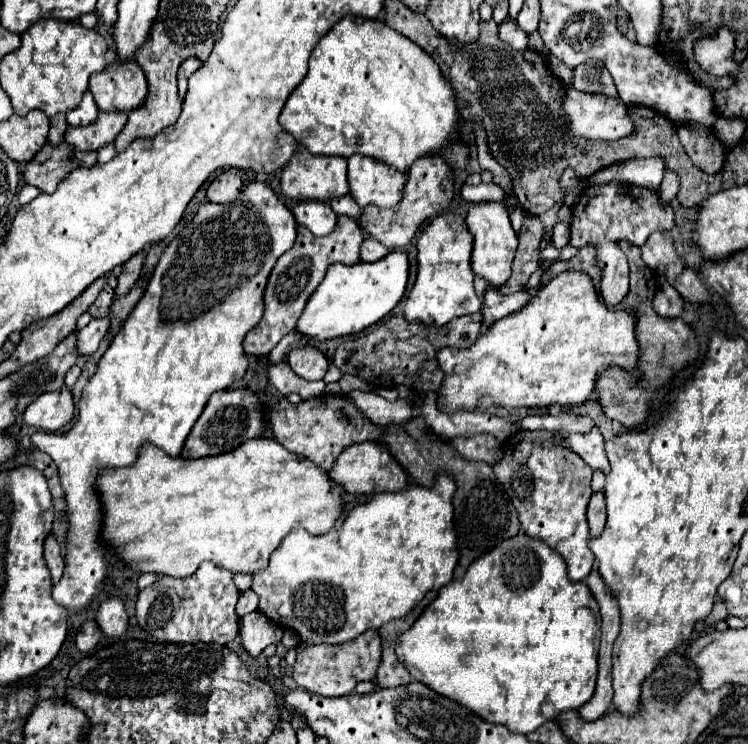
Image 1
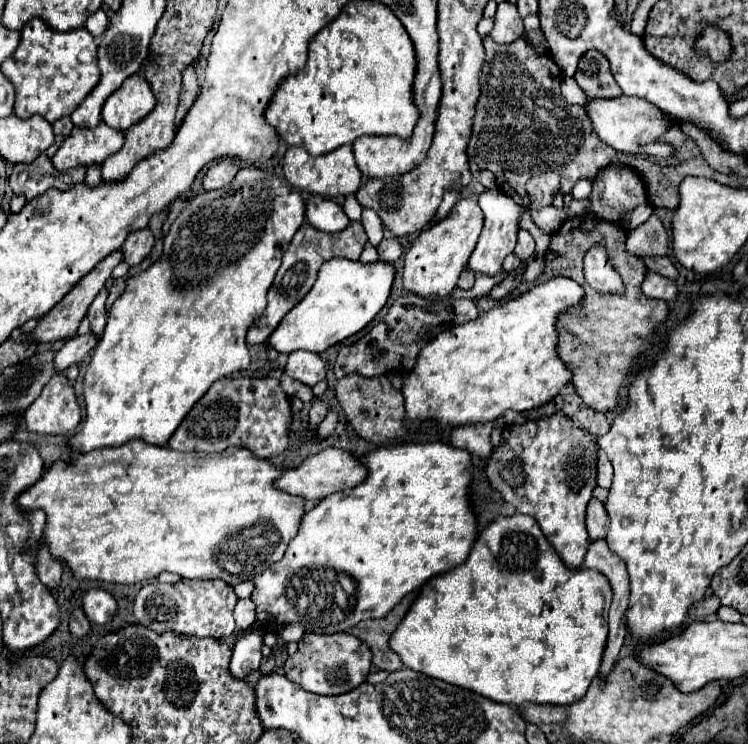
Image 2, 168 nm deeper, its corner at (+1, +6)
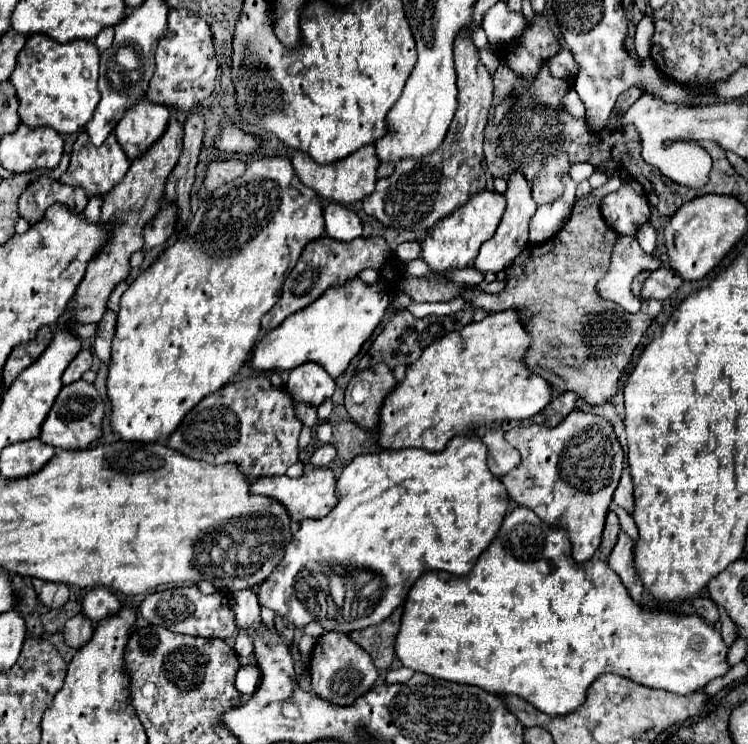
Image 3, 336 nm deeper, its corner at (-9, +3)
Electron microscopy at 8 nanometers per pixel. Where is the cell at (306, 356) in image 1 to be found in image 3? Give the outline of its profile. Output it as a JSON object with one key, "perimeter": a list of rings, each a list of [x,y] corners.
{"perimeter":[[[304,363],[290,371],[286,393],[292,397],[292,401],[302,401],[308,405],[318,407],[324,399],[332,397],[336,389],[334,379],[316,363]]]}

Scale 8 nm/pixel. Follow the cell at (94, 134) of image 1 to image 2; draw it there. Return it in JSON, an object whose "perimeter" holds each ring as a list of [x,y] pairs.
{"perimeter":[[[100,122],[96,128],[74,126],[70,136],[62,142],[52,162],[58,172],[64,172],[74,166],[102,164],[106,156],[120,150],[124,144],[124,132],[112,130],[108,124]]]}

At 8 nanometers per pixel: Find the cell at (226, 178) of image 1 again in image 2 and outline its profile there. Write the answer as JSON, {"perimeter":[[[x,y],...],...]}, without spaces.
{"perimeter":[[[230,160],[212,164],[204,174],[204,190],[218,190],[218,188],[228,186],[232,178],[236,176],[236,172],[238,172],[238,166],[232,164]]]}

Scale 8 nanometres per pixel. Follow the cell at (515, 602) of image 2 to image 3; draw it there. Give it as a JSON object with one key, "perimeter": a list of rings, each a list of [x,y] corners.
{"perimeter":[[[514,507],[504,517],[504,523],[502,523],[496,539],[478,557],[474,569],[468,575],[456,577],[452,573],[446,573],[446,571],[424,573],[414,583],[414,587],[410,589],[410,593],[408,593],[408,597],[404,601],[404,613],[402,613],[402,621],[400,621],[398,631],[400,633],[396,637],[394,649],[396,649],[396,657],[400,659],[400,663],[404,667],[410,667],[410,669],[414,669],[418,673],[426,673],[426,675],[430,675],[434,679],[446,679],[446,681],[454,681],[454,683],[476,685],[476,687],[482,687],[482,689],[486,689],[490,693],[496,693],[496,695],[504,695],[504,693],[520,695],[522,699],[530,701],[530,705],[538,707],[538,711],[550,713],[552,717],[572,713],[576,707],[580,707],[584,703],[584,695],[586,695],[590,683],[598,675],[608,673],[608,671],[612,671],[616,675],[622,675],[622,677],[628,677],[628,679],[632,679],[632,681],[636,681],[640,685],[646,685],[646,687],[652,687],[652,689],[666,689],[666,691],[672,691],[676,695],[688,695],[688,693],[694,693],[698,689],[701,690],[705,684],[714,678],[725,675],[726,671],[730,669],[728,663],[726,663],[728,649],[726,649],[720,633],[714,627],[704,623],[698,615],[680,615],[680,613],[672,613],[672,611],[664,611],[664,609],[640,607],[638,603],[632,601],[632,597],[626,593],[626,587],[622,585],[620,577],[606,565],[604,559],[594,555],[586,563],[576,563],[572,559],[572,555],[570,555],[568,533],[562,531],[562,529],[554,529],[554,527],[546,525],[532,509],[526,509],[526,507]]]}

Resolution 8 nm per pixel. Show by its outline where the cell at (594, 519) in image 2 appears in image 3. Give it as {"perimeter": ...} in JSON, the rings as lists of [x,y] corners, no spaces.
{"perimeter":[[[608,513],[606,517],[606,527],[604,527],[604,535],[602,535],[602,545],[600,545],[600,553],[604,555],[604,559],[612,553],[614,549],[614,541],[618,539],[618,531],[620,531],[620,523],[616,513]]]}

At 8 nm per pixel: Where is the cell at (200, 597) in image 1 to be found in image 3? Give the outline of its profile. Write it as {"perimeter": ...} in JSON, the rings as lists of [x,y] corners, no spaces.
{"perimeter":[[[174,587],[174,589],[164,589],[150,593],[142,605],[140,613],[146,621],[154,625],[162,625],[170,629],[172,633],[184,633],[184,635],[194,635],[194,637],[220,637],[228,639],[236,633],[236,623],[234,623],[234,613],[230,609],[230,603],[226,597],[220,593],[216,595],[204,595],[200,589],[194,587]]]}

